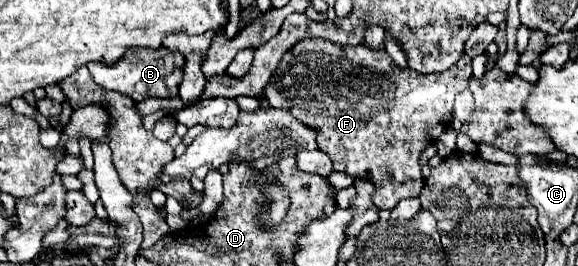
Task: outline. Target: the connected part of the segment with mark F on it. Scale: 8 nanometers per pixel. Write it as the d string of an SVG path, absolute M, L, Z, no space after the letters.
M323 38L299 40L275 68L269 84L265 86L265 98L275 108L287 108L293 116L317 130L317 146L333 160L335 172L345 172L353 178L365 178L375 186L373 204L379 210L395 208L399 200L419 196L425 180L421 176L419 152L433 144L453 118L455 96L469 86L471 56L463 54L461 60L441 74L419 74L411 68L385 70L375 62L375 54L365 44L341 46Z

